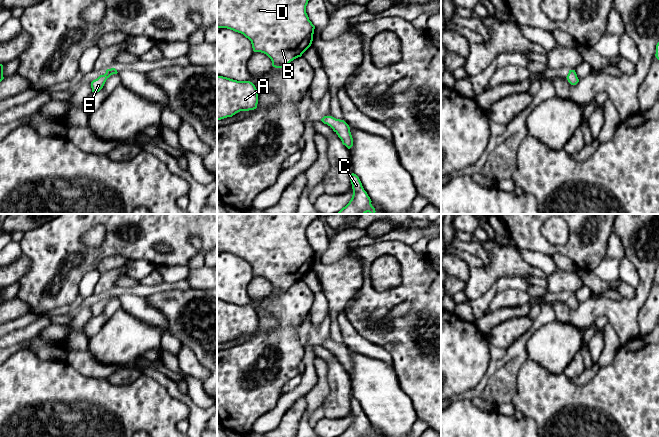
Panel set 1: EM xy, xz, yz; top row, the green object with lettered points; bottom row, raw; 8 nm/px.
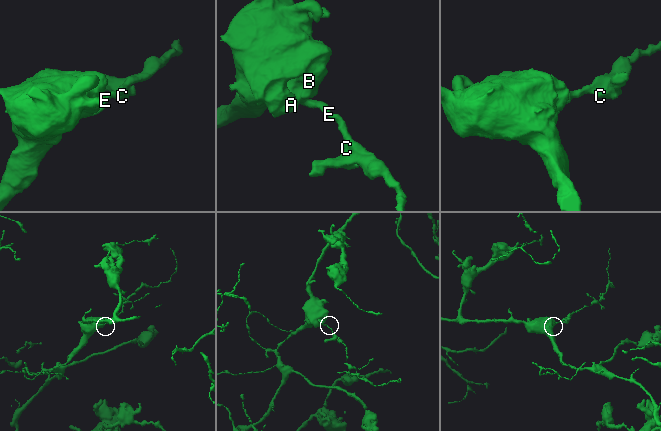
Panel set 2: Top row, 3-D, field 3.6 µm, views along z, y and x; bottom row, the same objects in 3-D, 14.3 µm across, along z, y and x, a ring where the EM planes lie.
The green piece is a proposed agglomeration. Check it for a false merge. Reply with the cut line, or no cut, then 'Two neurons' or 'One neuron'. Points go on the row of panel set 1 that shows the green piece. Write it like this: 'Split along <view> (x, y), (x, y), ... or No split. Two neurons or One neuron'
No split. One neuron

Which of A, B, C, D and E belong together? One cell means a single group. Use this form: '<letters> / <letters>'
A B C D E

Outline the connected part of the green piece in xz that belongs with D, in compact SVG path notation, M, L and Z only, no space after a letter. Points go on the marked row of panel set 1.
M217 0L217 28L227 28L243 34L251 41L254 52L266 54L275 68L284 68L311 46L315 26L309 20L306 6L309 0Z

